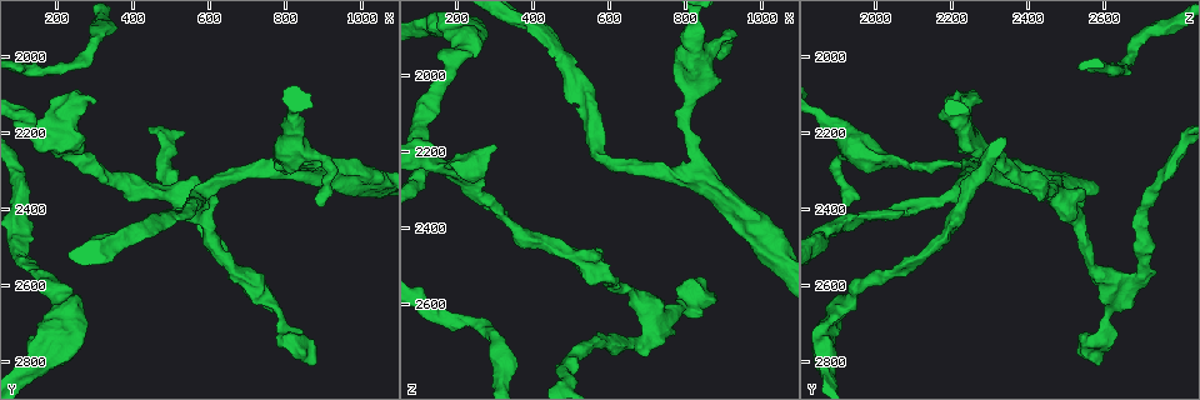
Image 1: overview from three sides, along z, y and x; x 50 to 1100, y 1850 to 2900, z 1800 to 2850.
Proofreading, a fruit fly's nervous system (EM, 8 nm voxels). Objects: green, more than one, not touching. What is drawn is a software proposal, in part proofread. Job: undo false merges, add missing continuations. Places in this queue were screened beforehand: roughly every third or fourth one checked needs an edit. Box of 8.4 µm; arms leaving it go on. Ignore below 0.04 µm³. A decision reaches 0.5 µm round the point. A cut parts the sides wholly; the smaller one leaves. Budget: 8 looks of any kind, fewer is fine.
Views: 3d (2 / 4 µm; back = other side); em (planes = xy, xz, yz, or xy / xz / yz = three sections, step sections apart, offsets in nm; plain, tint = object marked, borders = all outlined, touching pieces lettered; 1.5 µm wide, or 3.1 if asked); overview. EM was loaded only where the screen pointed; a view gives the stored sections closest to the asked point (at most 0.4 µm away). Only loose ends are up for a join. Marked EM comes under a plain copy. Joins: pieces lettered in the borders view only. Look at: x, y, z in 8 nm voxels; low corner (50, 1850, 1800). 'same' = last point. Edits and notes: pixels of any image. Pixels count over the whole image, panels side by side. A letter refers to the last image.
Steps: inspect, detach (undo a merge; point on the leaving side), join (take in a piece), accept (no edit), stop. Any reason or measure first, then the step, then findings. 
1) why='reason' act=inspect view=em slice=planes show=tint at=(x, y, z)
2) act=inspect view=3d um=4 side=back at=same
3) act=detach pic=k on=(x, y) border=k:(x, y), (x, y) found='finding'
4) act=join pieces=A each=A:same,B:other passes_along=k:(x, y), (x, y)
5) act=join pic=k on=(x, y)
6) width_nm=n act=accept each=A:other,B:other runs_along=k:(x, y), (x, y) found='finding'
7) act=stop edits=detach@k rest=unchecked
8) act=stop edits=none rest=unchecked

why='three-way junction' act=inspect view=em slice=xz step=4 show=tint at=(830, 2280, 2215)

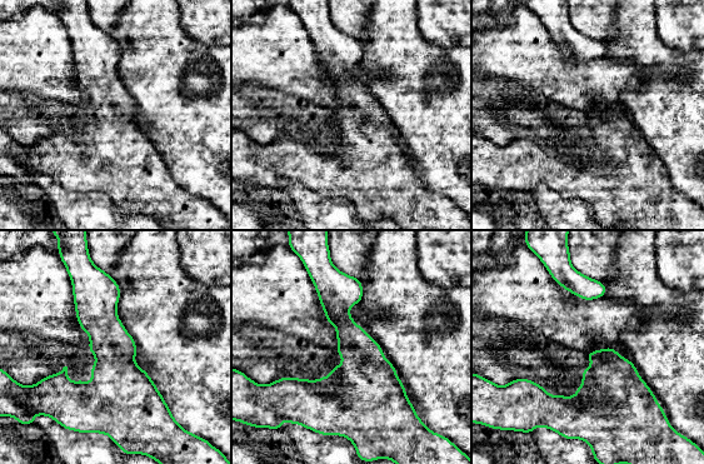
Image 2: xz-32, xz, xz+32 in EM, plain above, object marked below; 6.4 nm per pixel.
why='cut it another way' act=inspect view=em slice=planes show=borders at=same

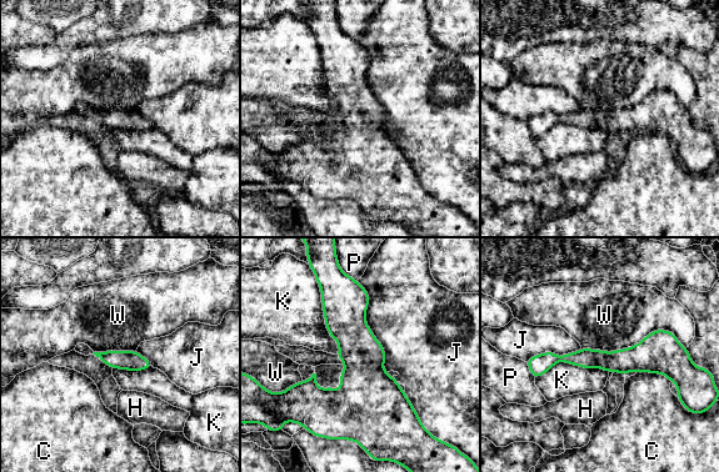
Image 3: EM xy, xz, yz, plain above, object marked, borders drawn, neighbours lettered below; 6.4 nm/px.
act=accept each=C:other,H:other,J:other,K:other,P:other,W:other border=3:(685, 346), (653, 330), (582, 349) found='one cell here'

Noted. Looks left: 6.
why='thick end' act=inspect view=3d um=2 at=(300, 2115, 2195)

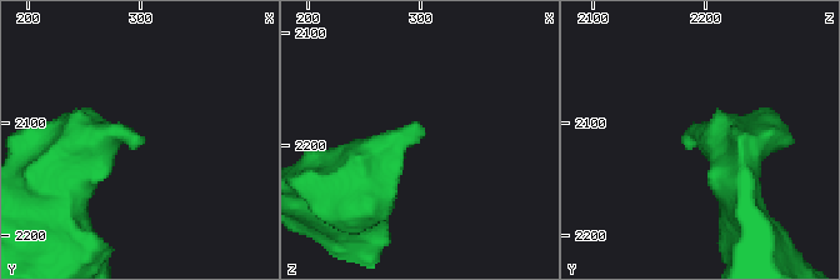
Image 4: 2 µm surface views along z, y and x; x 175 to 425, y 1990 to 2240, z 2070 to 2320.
act=inspect view=em slice=yz step=8 show=tint at=(304, 2116, 2188)

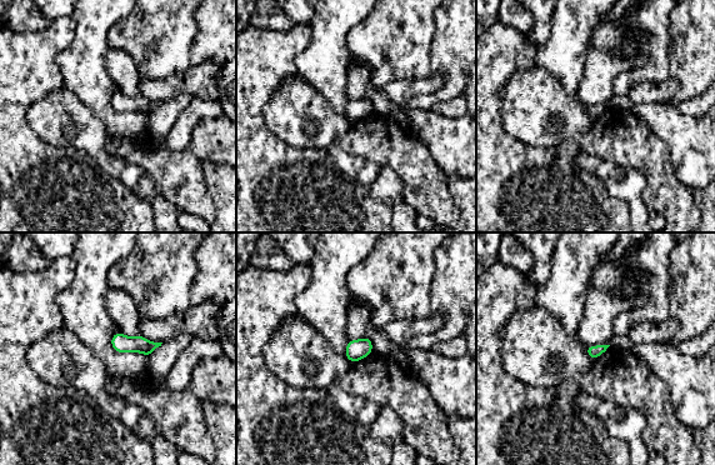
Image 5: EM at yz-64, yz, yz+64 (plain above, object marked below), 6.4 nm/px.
why='cut it another way' act=inspect view=em slice=planes show=borders at=same

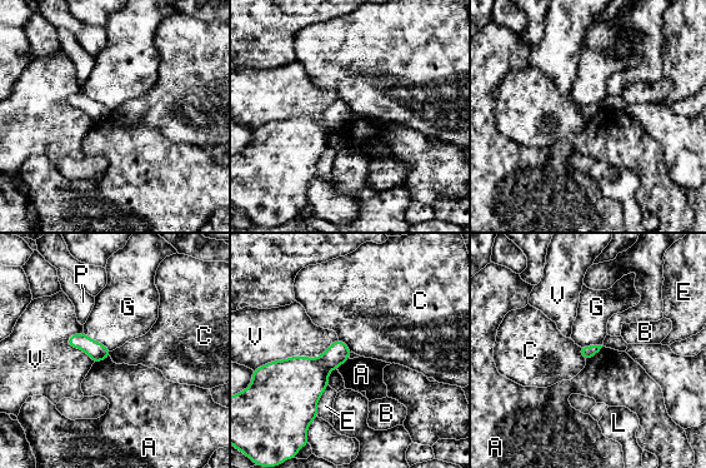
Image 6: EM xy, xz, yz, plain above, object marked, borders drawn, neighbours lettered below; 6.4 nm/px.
longest_contact=V:500nm act=accept each=A:other,B:other,C:other,E:other,G:other,L:other,P:other,V:other found='no lettered piece goes on from it'

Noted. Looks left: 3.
why='stops while still wide' act=inspect view=3d um=2 side=back at=(890, 2290, 2010)

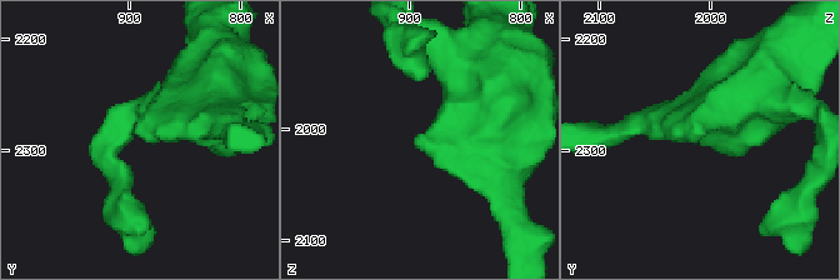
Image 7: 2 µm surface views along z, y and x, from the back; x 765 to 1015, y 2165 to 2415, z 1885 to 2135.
why='shape alone is not enough' act=inspect view=em slice=xz step=4 show=borders at=(892, 2286, 2008)

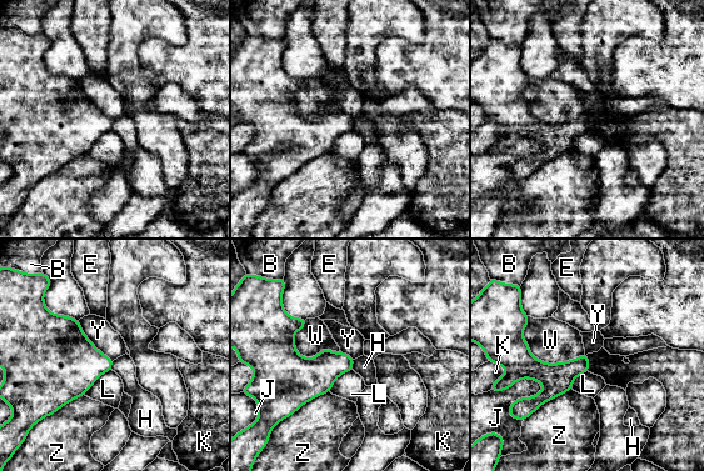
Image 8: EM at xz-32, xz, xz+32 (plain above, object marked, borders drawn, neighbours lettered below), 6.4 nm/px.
act=inspect view=em slice=planes show=borders at=same

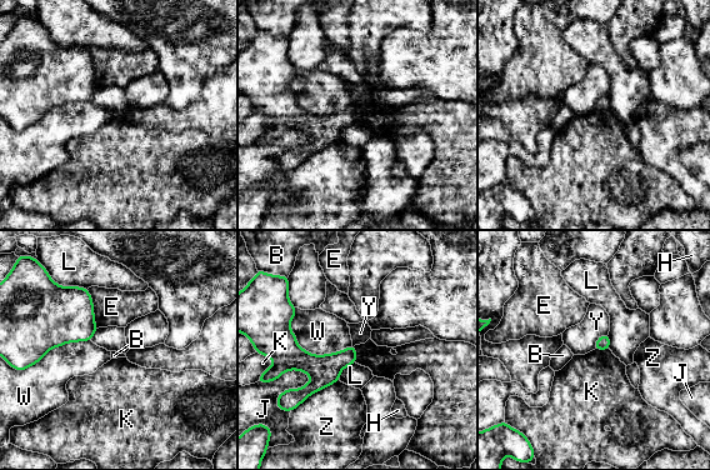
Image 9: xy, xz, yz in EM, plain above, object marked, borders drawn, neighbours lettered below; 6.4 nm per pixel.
act=accept each=B:other,E:other,H:other,J:other,K:other,L:other,W:other,Y:other,Z:other found='none of them fits'

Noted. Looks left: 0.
act=stop edits=none rest=unchecked

